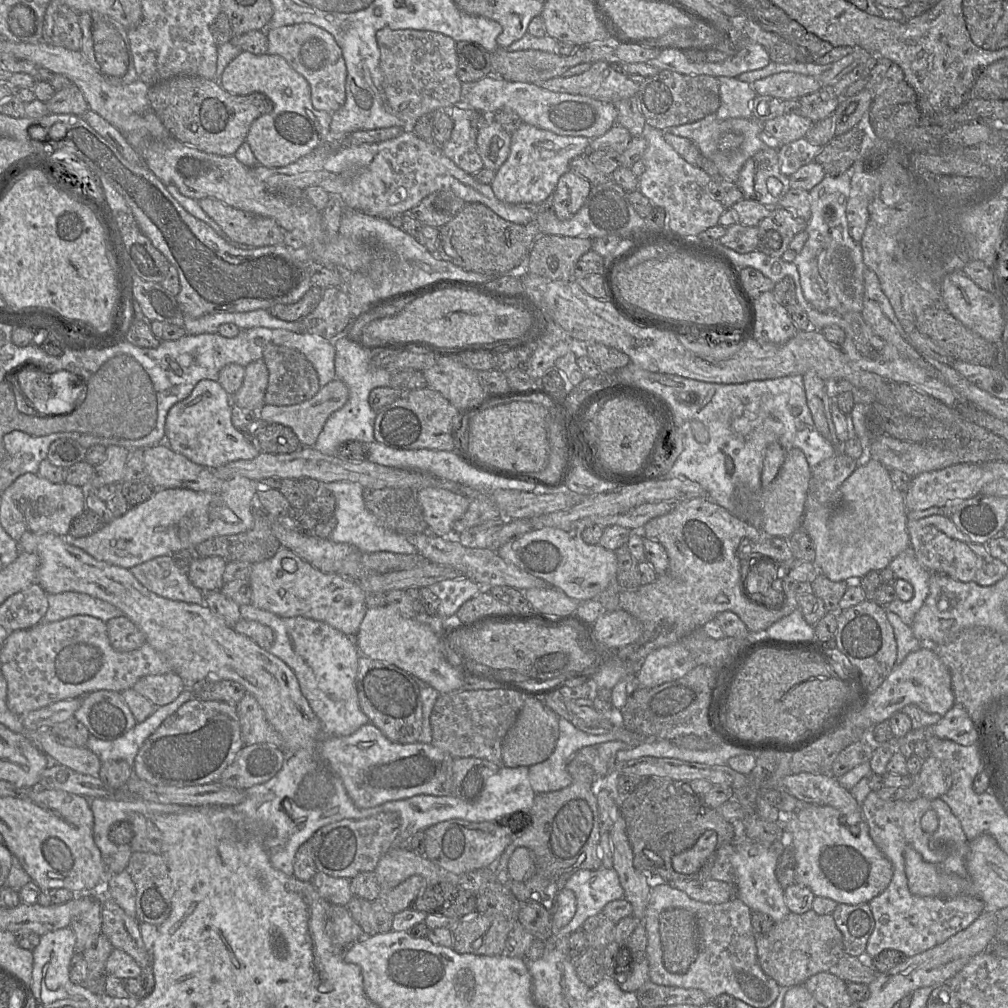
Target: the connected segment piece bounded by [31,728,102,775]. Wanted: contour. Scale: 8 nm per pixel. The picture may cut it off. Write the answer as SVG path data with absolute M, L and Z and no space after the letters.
M40 728L31 737L52 763L60 764L75 772L98 775L101 761L86 747L68 747L61 745L48 728Z

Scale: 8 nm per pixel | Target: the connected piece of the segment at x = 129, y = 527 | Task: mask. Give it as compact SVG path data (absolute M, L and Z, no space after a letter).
M235 477L224 481L221 492L212 494L185 488L158 489L151 498L130 509L123 515L104 524L97 532L82 538L65 536L71 545L84 550L98 561L130 569L160 556L194 552L194 548L207 539L235 535L248 531L254 524L257 482L246 477Z

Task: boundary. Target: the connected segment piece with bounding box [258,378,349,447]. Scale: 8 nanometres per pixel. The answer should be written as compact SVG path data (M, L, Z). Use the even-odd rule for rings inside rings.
M340 379L327 383L309 400L289 406L263 405L258 410L258 417L267 424L277 423L289 427L298 437L302 447L314 447L329 416L342 408L349 398L349 388Z

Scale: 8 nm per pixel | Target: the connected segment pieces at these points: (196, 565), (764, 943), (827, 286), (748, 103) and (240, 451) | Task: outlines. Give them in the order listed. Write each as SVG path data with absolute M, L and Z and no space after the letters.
M220 556L194 557L186 568L189 581L203 593L220 591L227 562Z
M812 909L802 914L790 912L784 919L775 922L768 934L757 935L755 933L755 937L759 964L765 974L773 978L779 986L790 987L803 984L819 972L830 971L845 956L843 937L832 915L821 915Z
M850 172L839 176L825 176L808 193L810 218L806 223L807 240L793 263L797 267L806 300L820 312L860 312L864 298L863 261L859 242L849 233L846 205L851 189Z
M719 77L720 105L715 115L719 120L751 118L752 103L757 95L751 84L734 77Z
M203 379L190 395L174 404L168 411L165 422L166 444L176 453L206 468L216 468L236 460L255 458L260 449L237 430L231 419L230 395L218 381Z

